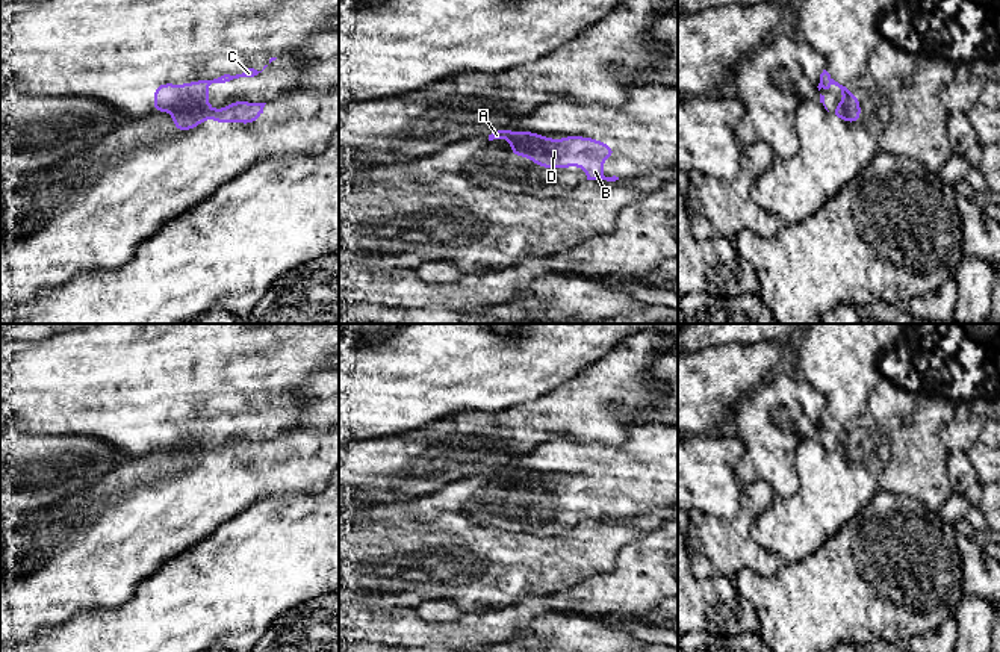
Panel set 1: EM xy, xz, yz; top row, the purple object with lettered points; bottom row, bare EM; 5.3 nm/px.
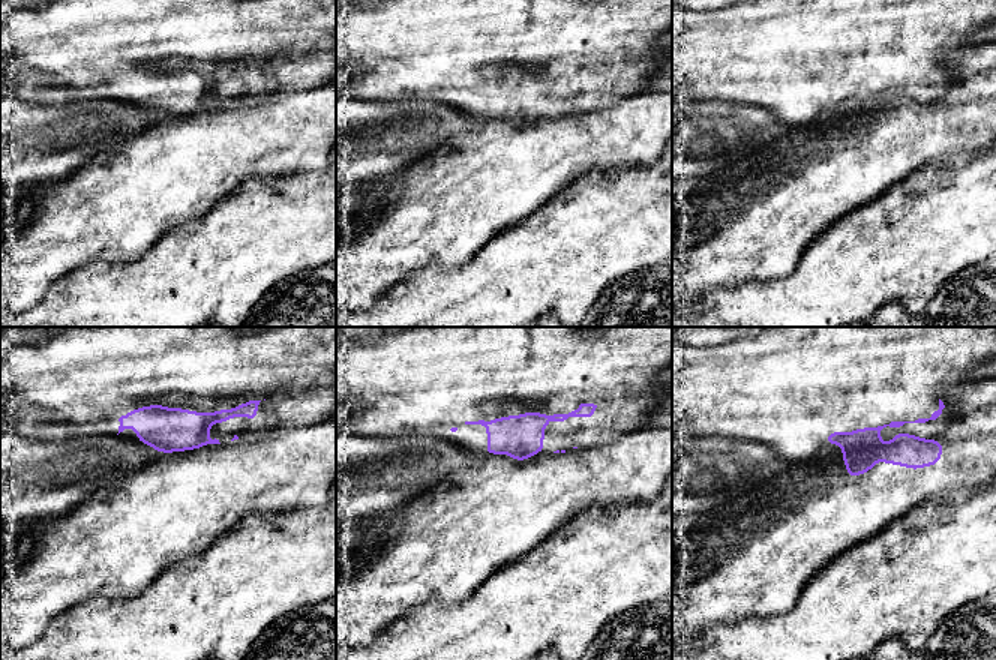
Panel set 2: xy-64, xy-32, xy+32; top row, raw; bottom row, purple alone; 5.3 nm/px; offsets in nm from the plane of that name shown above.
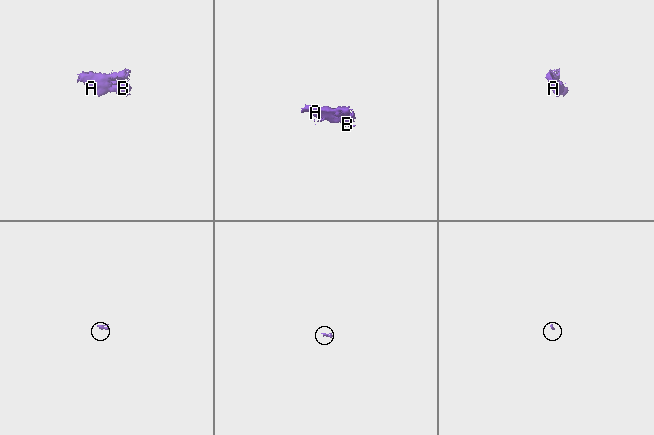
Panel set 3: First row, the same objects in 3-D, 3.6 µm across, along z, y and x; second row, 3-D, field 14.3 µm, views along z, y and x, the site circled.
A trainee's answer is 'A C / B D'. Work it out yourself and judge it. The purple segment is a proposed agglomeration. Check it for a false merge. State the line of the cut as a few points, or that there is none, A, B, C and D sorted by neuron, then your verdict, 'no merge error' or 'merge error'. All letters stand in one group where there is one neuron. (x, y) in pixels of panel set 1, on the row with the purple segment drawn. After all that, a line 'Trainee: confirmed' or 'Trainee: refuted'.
cut in xy along (221, 109), (171, 112); A C / B D; merge error
Trainee: confirmed

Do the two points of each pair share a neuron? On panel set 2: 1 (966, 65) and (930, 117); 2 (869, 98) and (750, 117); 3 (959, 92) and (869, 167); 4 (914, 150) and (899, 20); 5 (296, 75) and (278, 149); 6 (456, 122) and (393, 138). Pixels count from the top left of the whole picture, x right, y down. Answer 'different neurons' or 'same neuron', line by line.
1: same neuron
2: different neurons
3: same neuron
4: different neurons
5: different neurons
6: same neuron

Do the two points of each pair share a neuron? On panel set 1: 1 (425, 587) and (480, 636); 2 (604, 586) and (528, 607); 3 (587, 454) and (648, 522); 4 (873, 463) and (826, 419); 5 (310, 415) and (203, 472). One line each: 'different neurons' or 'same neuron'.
1: different neurons
2: different neurons
3: different neurons
4: different neurons
5: same neuron

